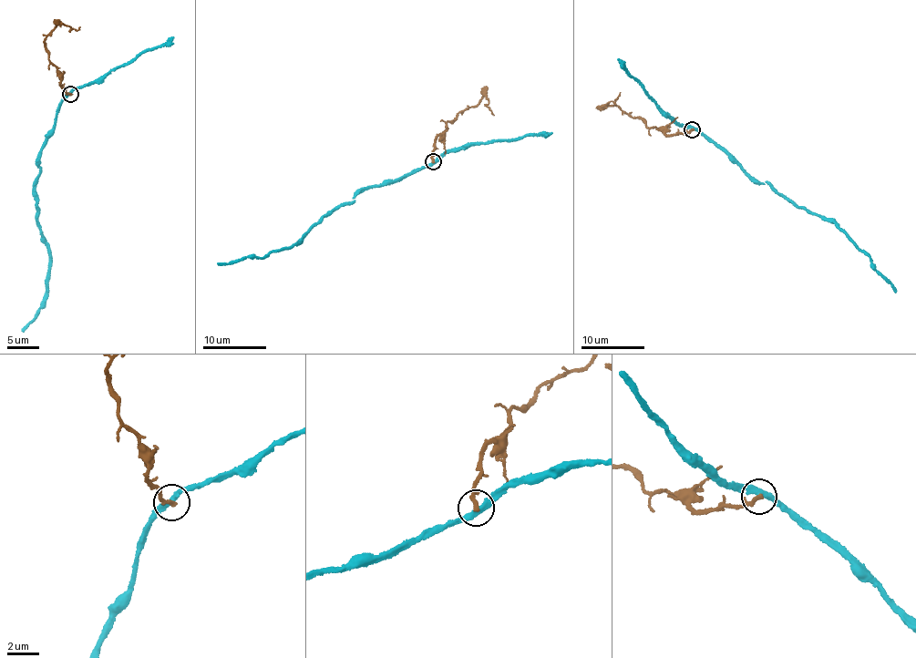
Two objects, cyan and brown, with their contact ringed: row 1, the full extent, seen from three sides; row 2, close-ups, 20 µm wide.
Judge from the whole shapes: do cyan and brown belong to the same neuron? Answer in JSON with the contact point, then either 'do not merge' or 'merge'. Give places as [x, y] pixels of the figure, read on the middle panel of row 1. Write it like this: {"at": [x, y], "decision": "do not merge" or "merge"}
{"at": [433, 161], "decision": "do not merge"}

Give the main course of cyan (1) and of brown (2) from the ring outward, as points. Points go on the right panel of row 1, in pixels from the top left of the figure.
1: (692, 129), (727, 154), (741, 169), (799, 207), (821, 215), (846, 234), (869, 256), (875, 270), (896, 292)
2: (692, 129), (673, 135), (654, 128), (649, 128), (641, 120), (615, 106), (605, 105), (615, 100), (620, 92)

